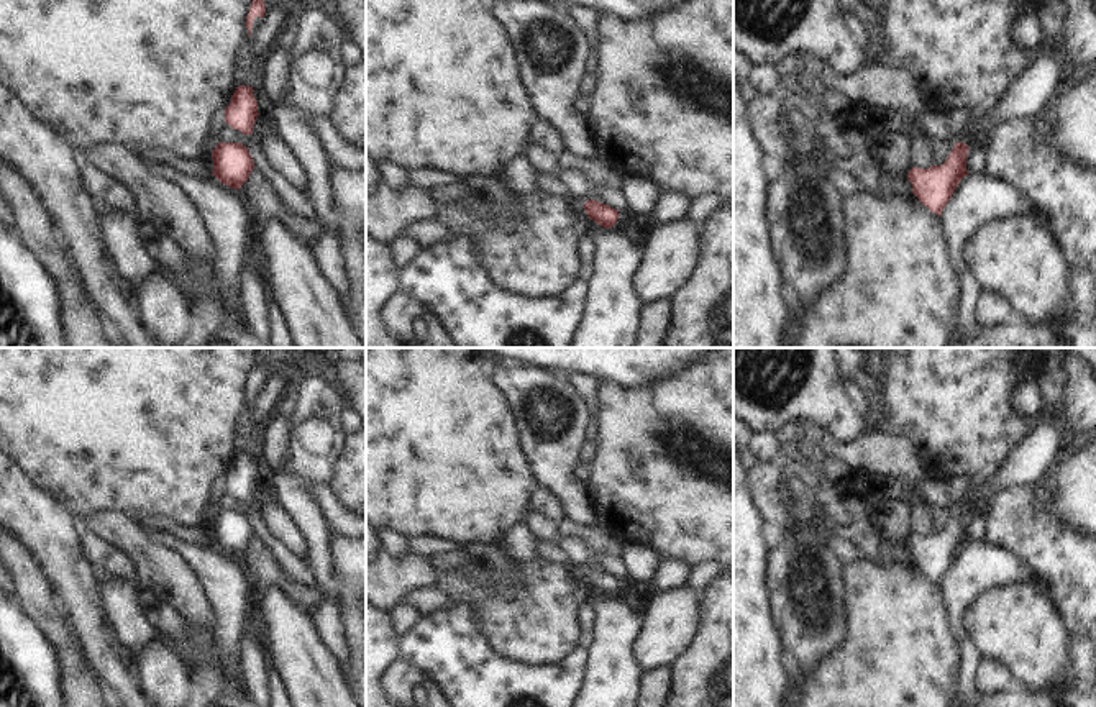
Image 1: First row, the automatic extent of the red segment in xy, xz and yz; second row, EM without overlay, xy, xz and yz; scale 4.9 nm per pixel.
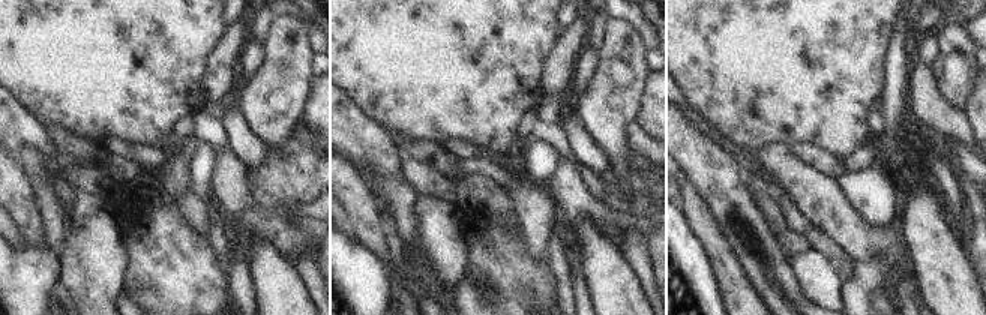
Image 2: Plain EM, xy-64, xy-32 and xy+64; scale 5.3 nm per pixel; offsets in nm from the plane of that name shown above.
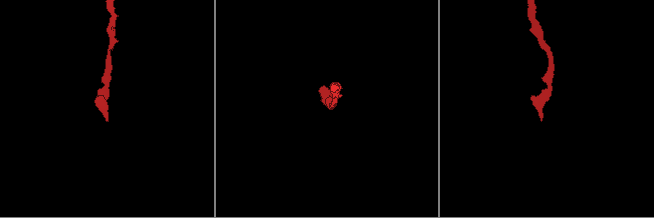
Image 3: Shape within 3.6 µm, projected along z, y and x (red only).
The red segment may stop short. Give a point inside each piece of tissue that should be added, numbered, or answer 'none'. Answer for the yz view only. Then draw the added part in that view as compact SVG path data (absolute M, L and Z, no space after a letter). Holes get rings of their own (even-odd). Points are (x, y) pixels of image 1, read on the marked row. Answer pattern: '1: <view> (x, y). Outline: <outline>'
none

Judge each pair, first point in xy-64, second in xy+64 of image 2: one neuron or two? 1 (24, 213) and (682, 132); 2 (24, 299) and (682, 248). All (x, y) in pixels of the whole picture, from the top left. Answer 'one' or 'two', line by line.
1: two
2: one

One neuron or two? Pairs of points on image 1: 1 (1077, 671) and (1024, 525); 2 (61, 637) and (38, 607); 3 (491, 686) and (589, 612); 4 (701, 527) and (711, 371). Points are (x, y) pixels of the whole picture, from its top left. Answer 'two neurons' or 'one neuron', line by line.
1: one neuron
2: one neuron
3: one neuron
4: one neuron

